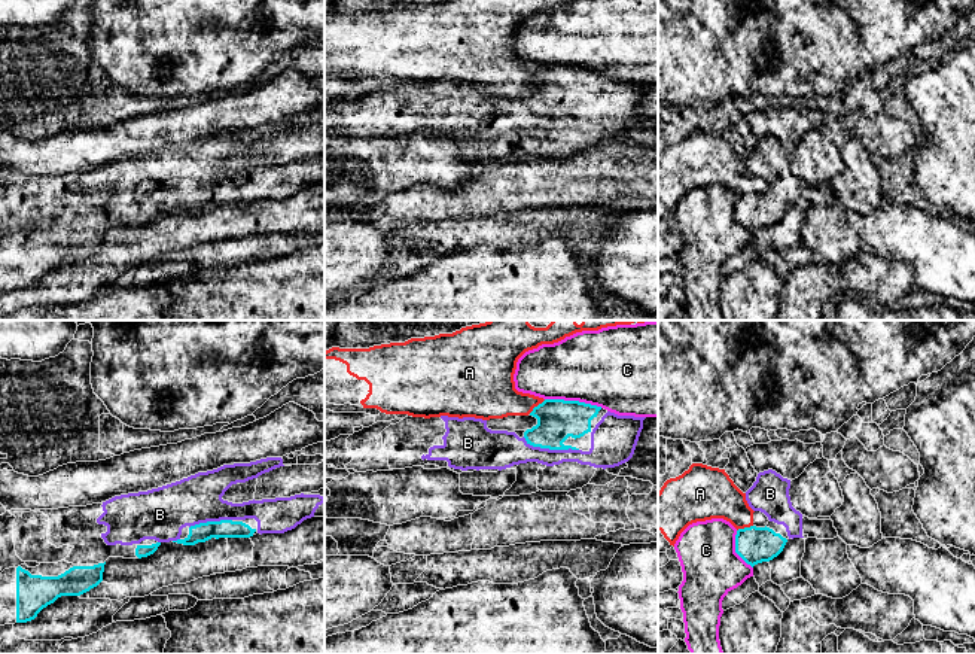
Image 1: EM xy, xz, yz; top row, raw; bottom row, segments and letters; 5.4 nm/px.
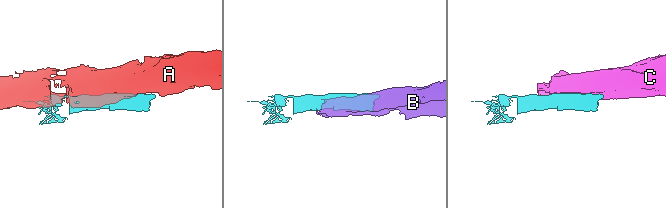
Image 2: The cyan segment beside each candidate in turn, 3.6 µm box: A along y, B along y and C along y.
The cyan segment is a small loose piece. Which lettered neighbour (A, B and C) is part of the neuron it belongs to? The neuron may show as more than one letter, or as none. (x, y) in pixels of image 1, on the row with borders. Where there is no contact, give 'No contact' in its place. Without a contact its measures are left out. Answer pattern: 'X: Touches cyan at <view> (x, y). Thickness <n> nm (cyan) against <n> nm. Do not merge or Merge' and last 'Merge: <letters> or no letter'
A: Touches cyan at xz (538, 405). Thickness 220 nm (cyan) against 260 nm. Do not merge
B: Touches cyan at xz (551, 449). Thickness 220 nm (cyan) against 190 nm. Merge
C: Touches cyan at xz (573, 401). Thickness 220 nm (cyan) against 420 nm. Do not merge
Merge: B

